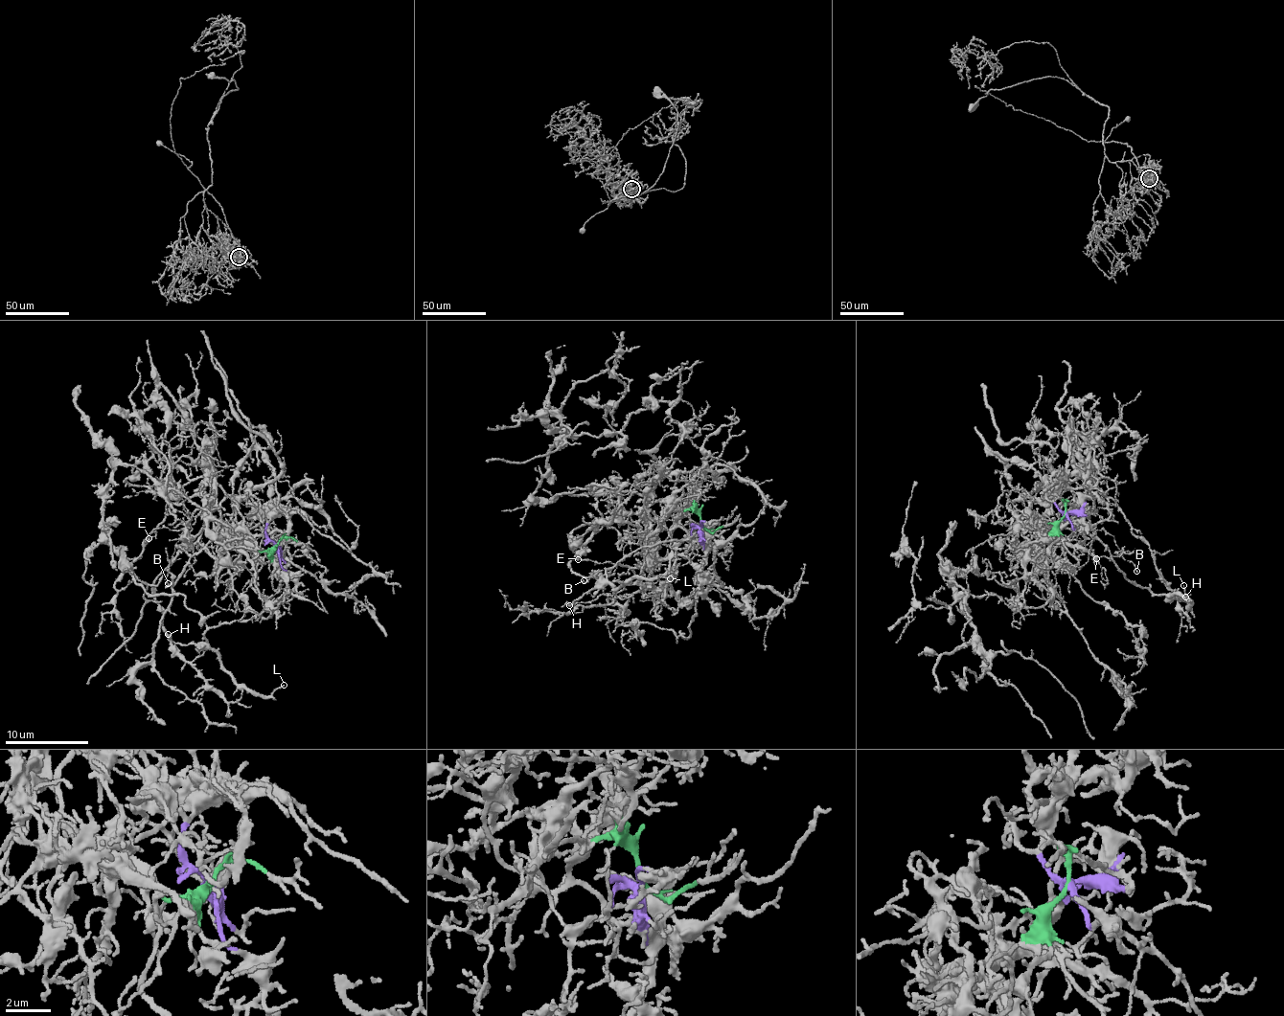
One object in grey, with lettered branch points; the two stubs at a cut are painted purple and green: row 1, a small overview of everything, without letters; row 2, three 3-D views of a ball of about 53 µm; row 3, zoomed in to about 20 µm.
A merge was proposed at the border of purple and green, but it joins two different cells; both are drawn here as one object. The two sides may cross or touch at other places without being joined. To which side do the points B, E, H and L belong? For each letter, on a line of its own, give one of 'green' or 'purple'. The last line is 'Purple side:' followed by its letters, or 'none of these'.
B: green
E: green
H: purple
L: purple
Purple side: H, L

